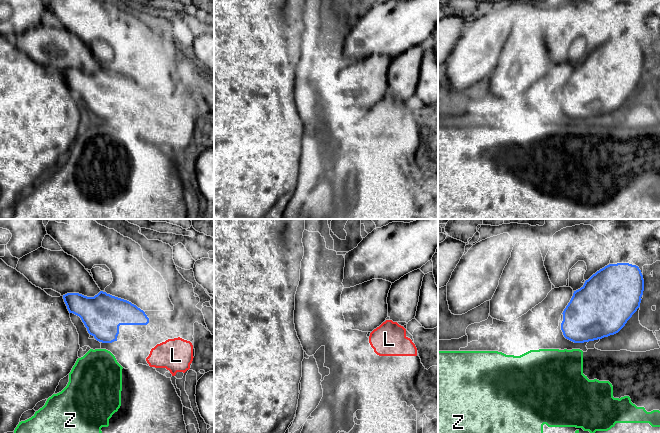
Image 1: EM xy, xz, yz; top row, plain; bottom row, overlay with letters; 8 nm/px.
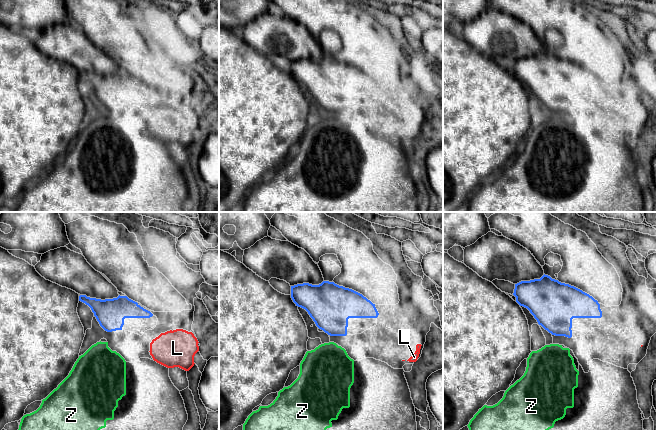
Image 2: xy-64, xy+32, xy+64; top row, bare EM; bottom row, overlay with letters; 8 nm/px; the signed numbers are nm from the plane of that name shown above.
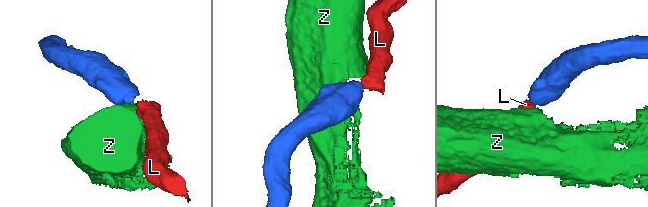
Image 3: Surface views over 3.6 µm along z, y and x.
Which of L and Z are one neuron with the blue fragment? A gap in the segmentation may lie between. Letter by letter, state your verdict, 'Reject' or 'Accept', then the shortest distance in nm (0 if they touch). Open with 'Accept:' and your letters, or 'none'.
Accept: L
L: Accept. Distance 180 nm
Z: Reject. Distance 60 nm

